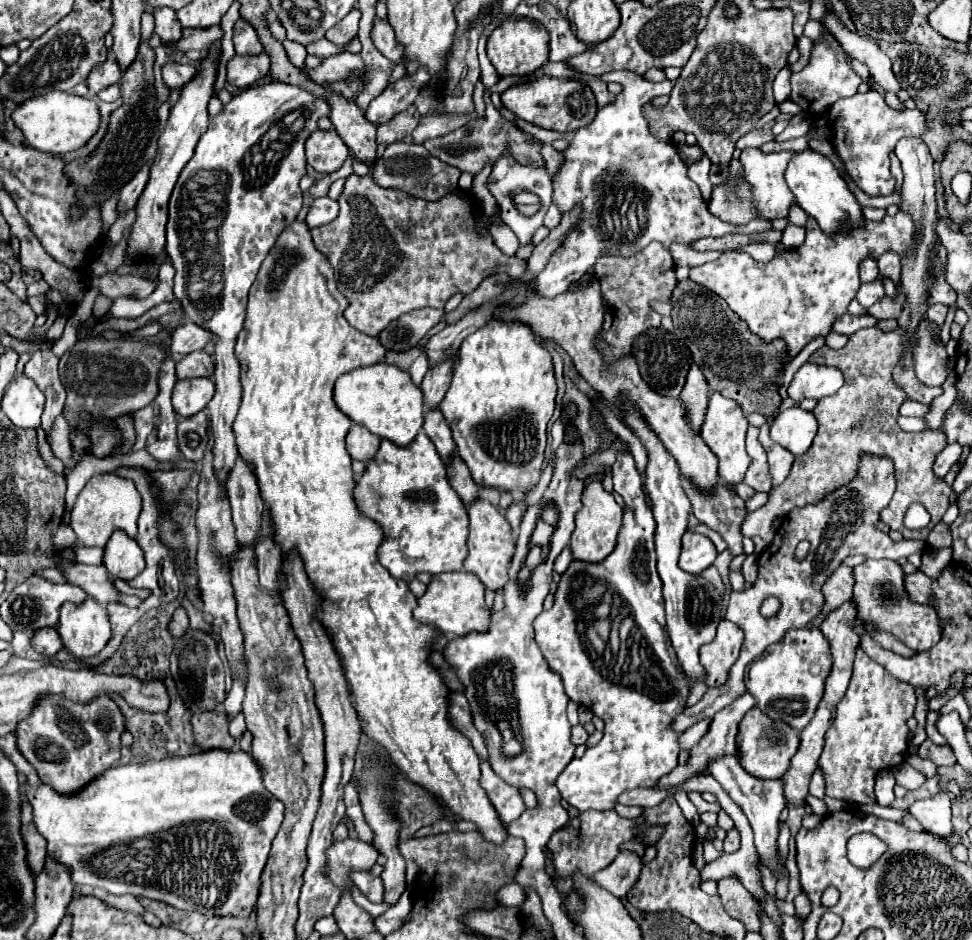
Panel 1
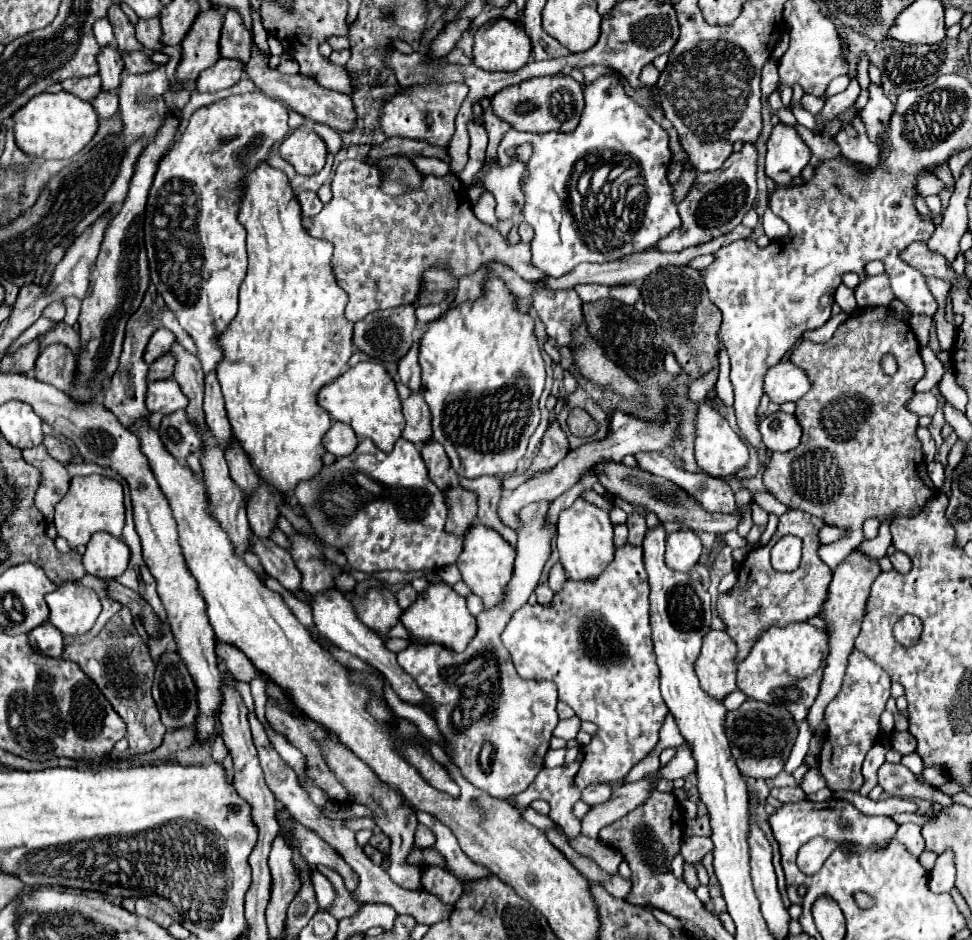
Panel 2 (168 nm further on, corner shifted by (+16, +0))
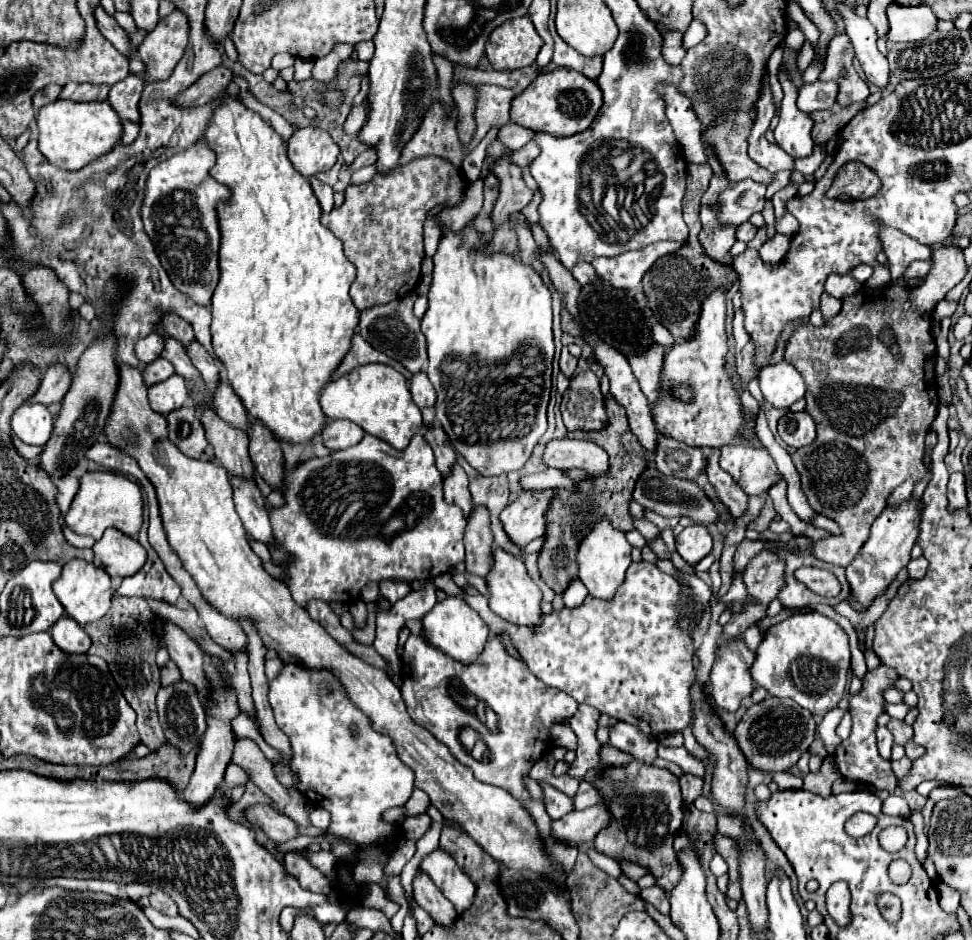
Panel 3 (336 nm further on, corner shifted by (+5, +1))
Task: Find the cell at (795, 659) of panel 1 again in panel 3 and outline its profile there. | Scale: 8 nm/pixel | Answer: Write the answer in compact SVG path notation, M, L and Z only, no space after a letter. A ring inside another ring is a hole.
M793 613L765 631L751 675L773 697L789 697L819 719L839 705L849 677L849 663L849 637L833 619L821 613Z

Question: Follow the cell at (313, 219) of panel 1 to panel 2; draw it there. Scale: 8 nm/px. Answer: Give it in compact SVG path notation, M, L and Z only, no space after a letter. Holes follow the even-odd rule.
M300 192L296 196L296 200L300 202L302 216L306 216L306 218L312 218L312 216L316 216L322 210L322 202L316 196L316 192Z

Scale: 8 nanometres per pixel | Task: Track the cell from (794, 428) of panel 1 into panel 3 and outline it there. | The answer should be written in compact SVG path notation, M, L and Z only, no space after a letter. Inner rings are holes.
M787 411L779 419L779 435L793 449L811 445L815 441L815 421L807 411L801 413Z

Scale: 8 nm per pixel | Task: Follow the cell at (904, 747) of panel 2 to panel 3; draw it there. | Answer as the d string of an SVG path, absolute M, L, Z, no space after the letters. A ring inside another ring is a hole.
M891 719L891 721L887 723L887 729L893 733L897 745L905 745L909 739L913 739L913 729L911 729L905 721Z

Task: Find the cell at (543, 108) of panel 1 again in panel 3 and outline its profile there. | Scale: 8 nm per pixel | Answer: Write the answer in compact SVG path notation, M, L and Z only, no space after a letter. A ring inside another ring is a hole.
M557 67L549 73L541 73L523 93L519 93L511 103L511 119L535 133L551 133L555 137L569 137L585 131L597 111L601 109L603 97L595 81L587 79L579 71Z

